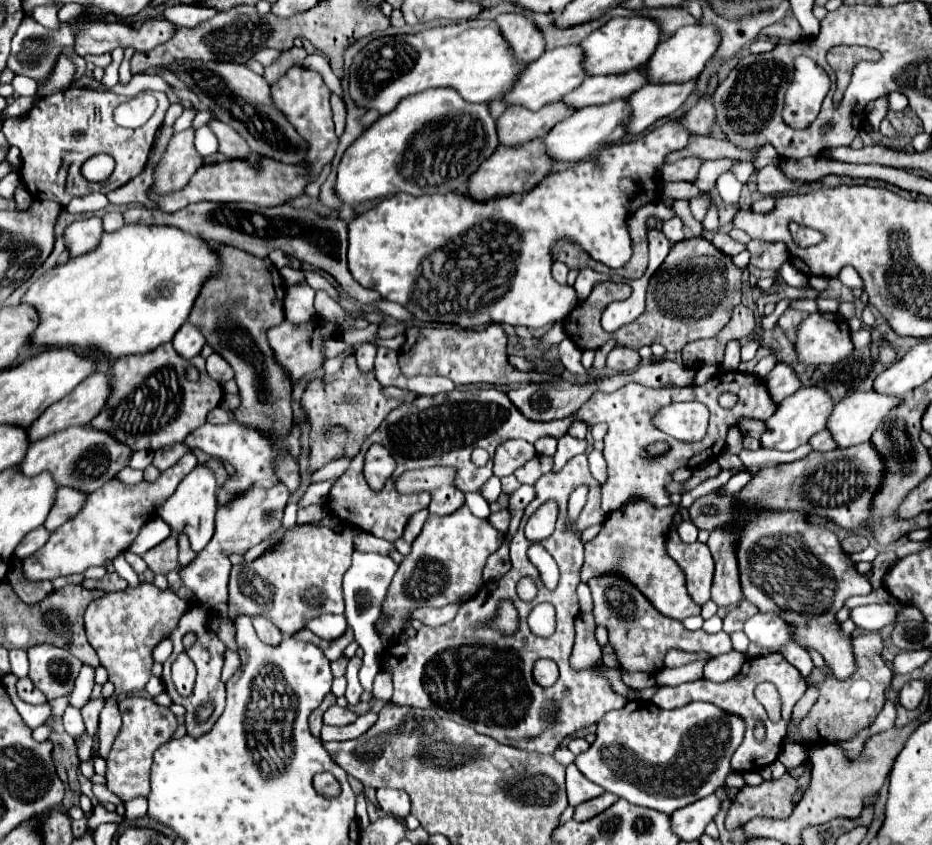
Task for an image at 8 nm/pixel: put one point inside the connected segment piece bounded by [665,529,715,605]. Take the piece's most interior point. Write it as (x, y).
(695, 561)

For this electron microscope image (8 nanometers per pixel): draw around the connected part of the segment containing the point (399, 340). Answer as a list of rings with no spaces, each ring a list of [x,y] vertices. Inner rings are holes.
[[[399,335],[390,339],[377,339],[372,342],[376,347],[385,346],[387,348],[399,351],[405,342],[405,336]]]

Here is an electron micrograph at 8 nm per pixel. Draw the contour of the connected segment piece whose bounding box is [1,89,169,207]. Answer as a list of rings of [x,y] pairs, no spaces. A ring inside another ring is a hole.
[[[67,89],[47,95],[39,99],[25,117],[7,119],[1,131],[11,147],[21,149],[23,167],[19,175],[31,197],[39,201],[49,199],[65,207],[73,197],[83,197],[95,191],[109,193],[137,177],[145,169],[155,131],[163,125],[163,117],[169,109],[169,99],[163,93],[155,91],[153,97],[159,101],[157,111],[139,129],[125,129],[113,123],[113,111],[125,97],[89,89]],[[75,133],[81,133],[81,137],[75,137]],[[97,153],[107,153],[117,163],[113,175],[103,183],[91,183],[81,175],[81,165]]]

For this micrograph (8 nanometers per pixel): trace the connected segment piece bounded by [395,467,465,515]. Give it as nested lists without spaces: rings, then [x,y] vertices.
[[[429,467],[419,471],[403,473],[395,485],[399,493],[415,493],[415,491],[429,491],[431,503],[429,511],[435,515],[449,515],[457,511],[465,499],[463,493],[453,485],[455,471],[451,467]]]

